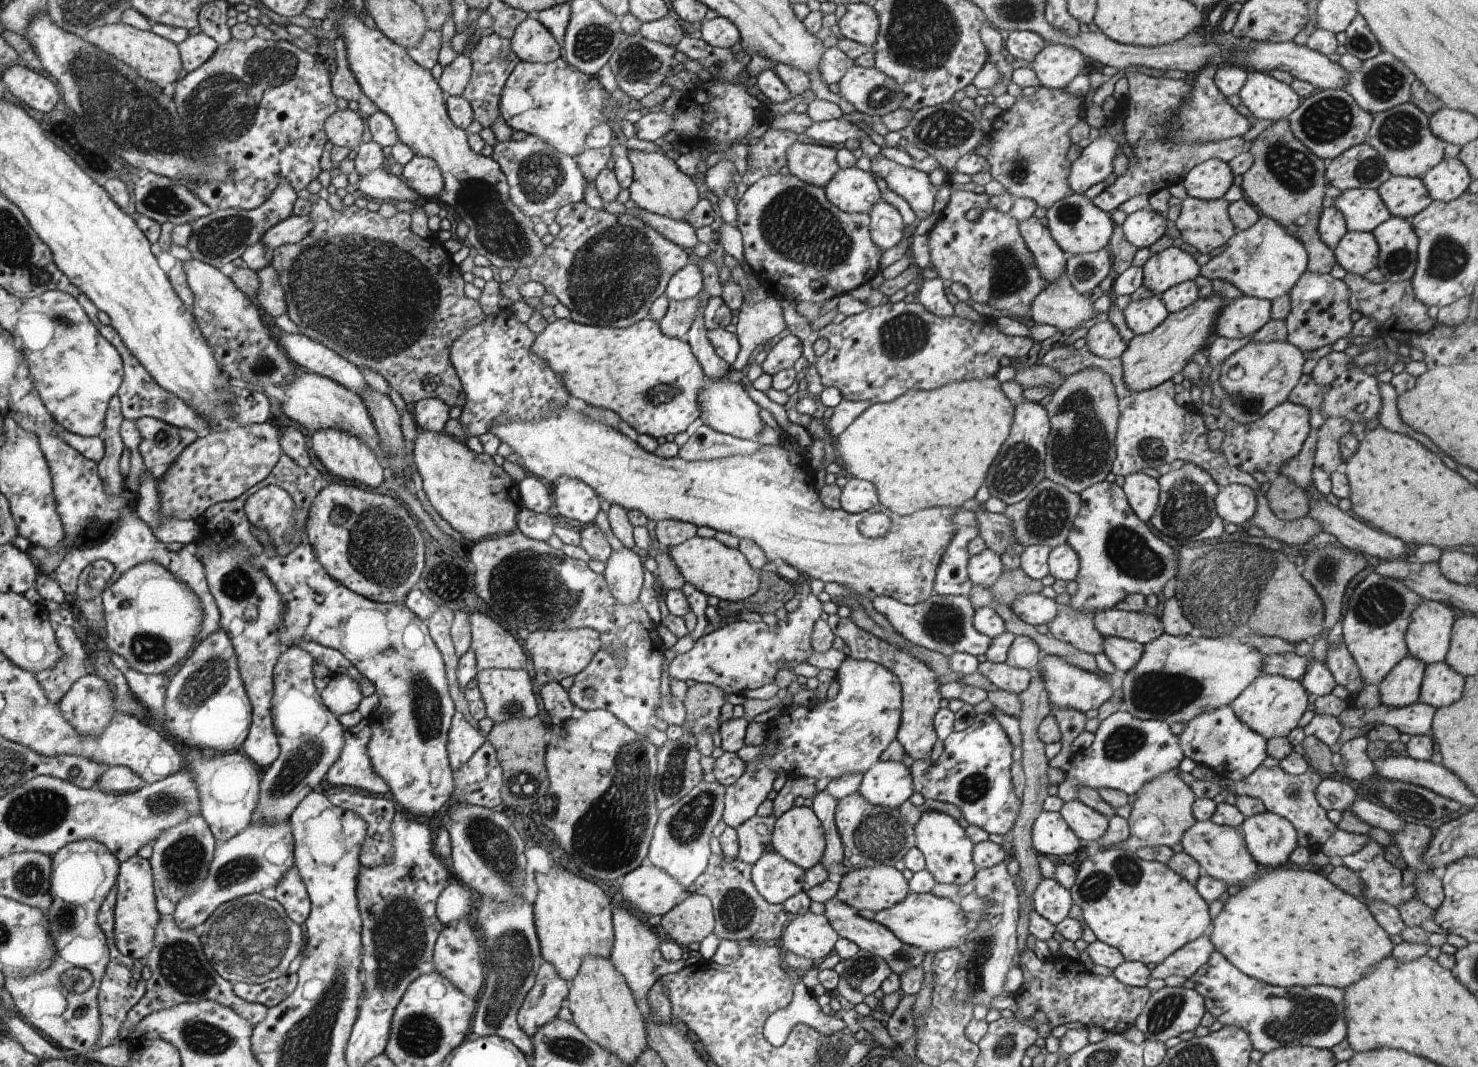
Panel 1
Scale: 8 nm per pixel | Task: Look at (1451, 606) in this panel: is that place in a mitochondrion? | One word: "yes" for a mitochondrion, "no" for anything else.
no

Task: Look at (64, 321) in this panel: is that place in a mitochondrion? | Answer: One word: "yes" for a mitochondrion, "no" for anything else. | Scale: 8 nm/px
yes

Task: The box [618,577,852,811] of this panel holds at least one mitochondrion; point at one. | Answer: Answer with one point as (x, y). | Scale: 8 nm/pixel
(673, 780)

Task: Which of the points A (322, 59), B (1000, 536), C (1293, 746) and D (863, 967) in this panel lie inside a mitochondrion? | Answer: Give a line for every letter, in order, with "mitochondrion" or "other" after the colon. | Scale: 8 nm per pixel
A: other
B: mitochondrion
C: other
D: mitochondrion

